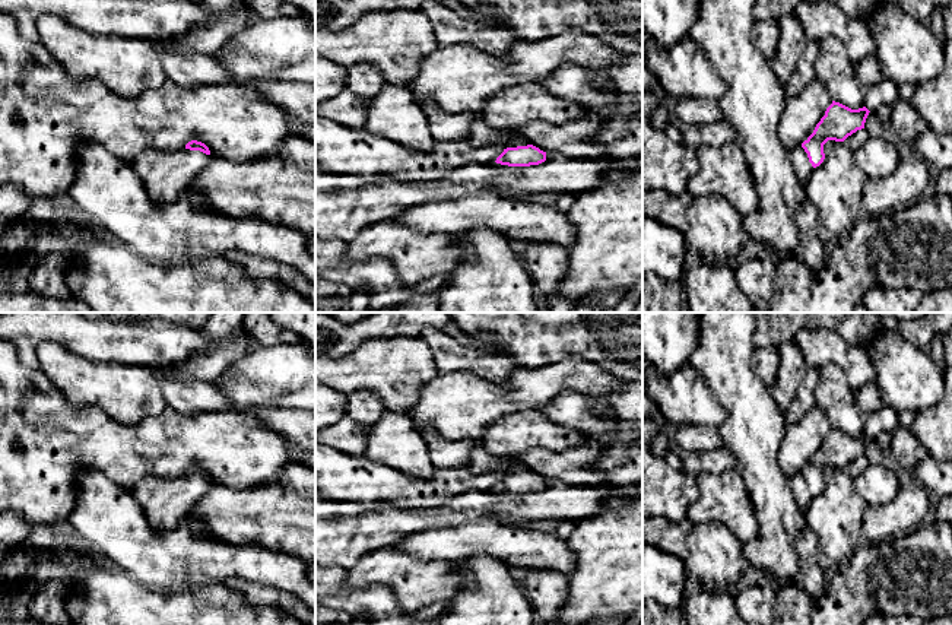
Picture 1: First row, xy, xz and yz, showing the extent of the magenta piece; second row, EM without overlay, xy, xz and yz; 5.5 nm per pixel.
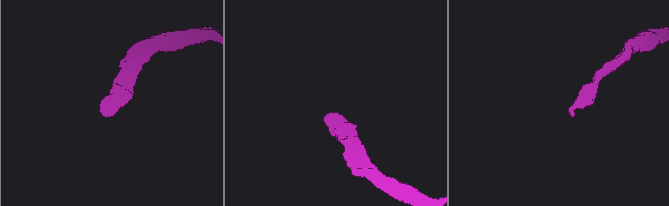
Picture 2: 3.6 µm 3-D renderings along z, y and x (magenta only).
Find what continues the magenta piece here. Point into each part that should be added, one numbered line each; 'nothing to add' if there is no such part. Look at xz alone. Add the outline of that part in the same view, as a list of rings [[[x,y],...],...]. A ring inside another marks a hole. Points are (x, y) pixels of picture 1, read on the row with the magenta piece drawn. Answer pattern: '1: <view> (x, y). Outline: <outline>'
1: xz (481, 135). Outline: [[[482,112],[473,114],[473,121],[470,126],[470,131],[467,134],[469,145],[479,146],[491,146],[491,145],[504,145],[507,147],[527,146],[530,145],[527,140],[511,134],[505,130],[492,129],[486,124]]]

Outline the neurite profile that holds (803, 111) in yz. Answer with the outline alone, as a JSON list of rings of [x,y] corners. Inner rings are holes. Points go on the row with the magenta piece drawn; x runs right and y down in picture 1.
[[[816,79],[800,93],[786,98],[778,136],[787,152],[807,140],[831,104],[829,91]]]

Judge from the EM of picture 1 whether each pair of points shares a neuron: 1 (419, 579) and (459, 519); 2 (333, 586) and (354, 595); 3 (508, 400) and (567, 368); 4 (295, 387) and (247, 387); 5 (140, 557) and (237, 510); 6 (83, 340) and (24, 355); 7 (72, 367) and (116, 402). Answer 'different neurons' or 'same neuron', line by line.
1: different neurons
2: same neuron
3: same neuron
4: same neuron
5: different neurons
6: same neuron
7: same neuron

